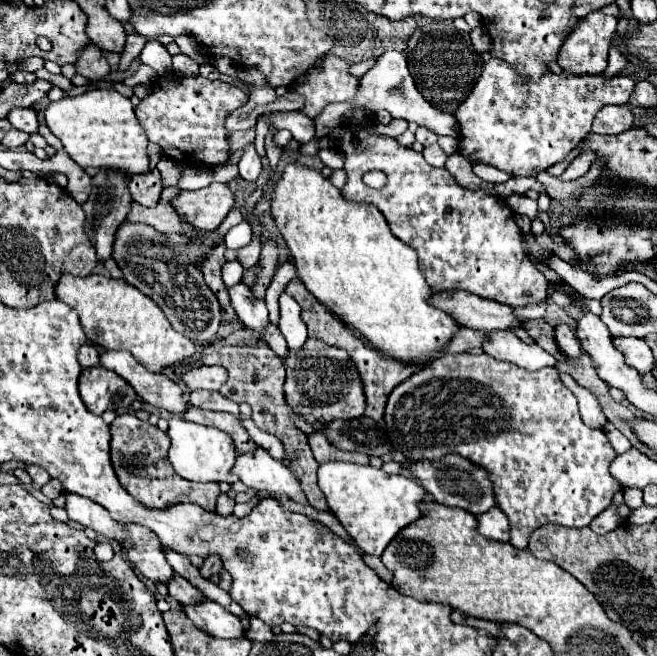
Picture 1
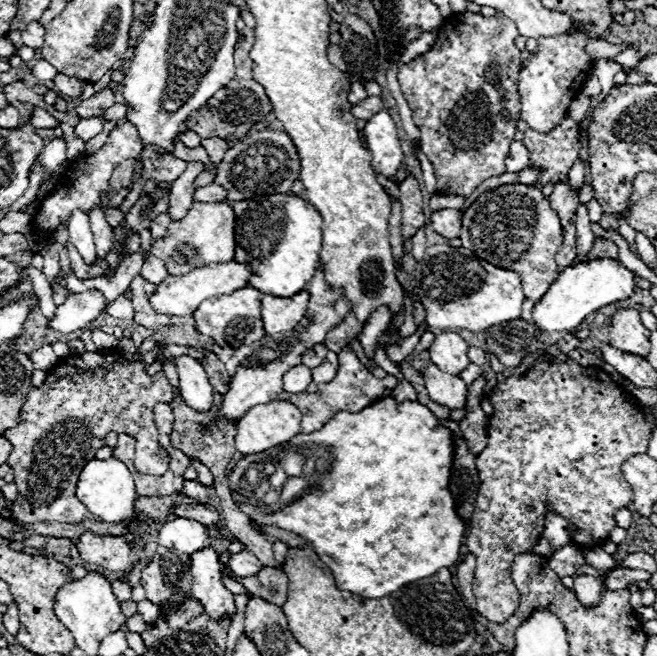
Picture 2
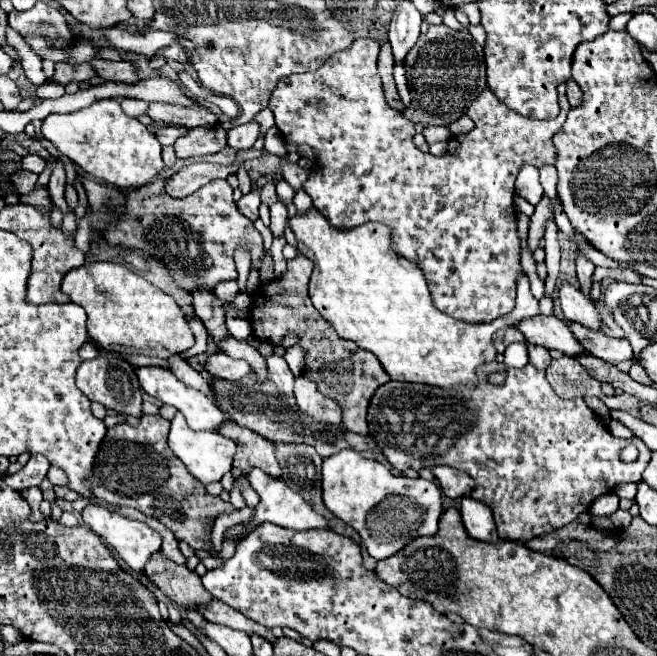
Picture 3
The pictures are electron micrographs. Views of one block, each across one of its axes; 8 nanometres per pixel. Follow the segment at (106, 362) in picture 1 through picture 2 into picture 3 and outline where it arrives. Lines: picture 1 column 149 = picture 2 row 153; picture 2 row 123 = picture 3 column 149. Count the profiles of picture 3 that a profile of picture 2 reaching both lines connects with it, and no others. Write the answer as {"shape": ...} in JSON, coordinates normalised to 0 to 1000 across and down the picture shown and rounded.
{"shape":[[[225,558],[225,561],[207,561],[207,573],[213,579],[213,588],[234,607],[240,607],[247,616],[259,616],[265,622],[271,622],[271,628],[280,631],[286,649],[292,655],[329,655],[332,649],[338,649],[344,643],[344,634],[338,631],[338,625],[304,595],[295,595],[277,582],[268,579],[268,573],[253,564],[253,561],[237,561],[237,558]]]}

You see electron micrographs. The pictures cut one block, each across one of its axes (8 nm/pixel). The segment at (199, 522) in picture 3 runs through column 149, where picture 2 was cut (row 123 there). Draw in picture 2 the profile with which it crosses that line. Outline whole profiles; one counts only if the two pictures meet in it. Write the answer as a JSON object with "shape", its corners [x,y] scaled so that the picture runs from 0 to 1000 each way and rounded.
{"shape":[[[691,18],[673,34],[667,61],[658,73],[606,104],[612,143],[627,168],[630,189],[639,195],[642,232],[661,253],[667,296],[697,296],[709,302],[731,277],[770,262],[767,244],[773,238],[773,223],[782,213],[791,171],[791,149],[782,137],[782,128],[788,125],[795,104],[795,82],[782,70],[785,55],[785,37],[761,18],[749,27],[718,18]]]}

